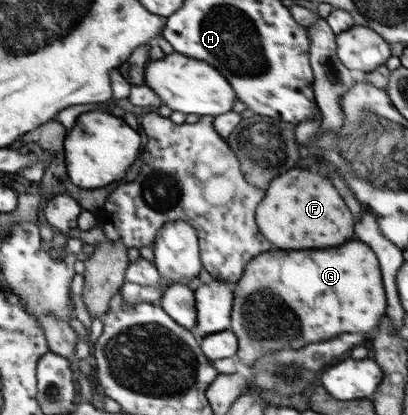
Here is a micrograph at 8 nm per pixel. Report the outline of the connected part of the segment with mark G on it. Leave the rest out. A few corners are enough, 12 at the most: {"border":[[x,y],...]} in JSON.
{"border":[[261,253],[236,282],[235,359],[367,333],[377,257]]}

